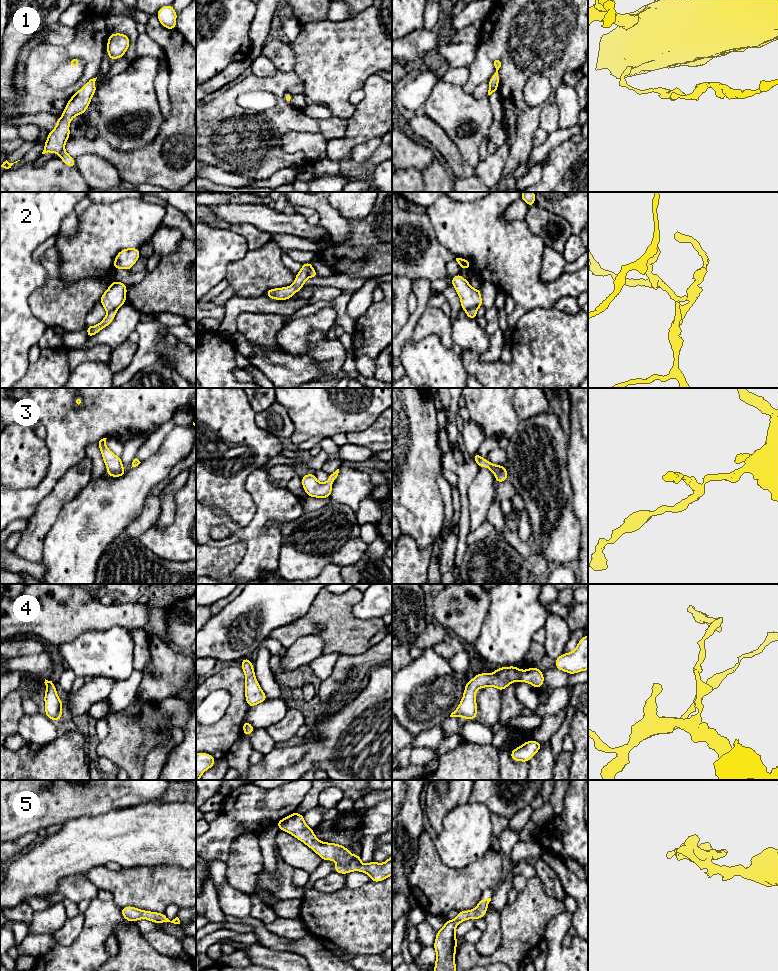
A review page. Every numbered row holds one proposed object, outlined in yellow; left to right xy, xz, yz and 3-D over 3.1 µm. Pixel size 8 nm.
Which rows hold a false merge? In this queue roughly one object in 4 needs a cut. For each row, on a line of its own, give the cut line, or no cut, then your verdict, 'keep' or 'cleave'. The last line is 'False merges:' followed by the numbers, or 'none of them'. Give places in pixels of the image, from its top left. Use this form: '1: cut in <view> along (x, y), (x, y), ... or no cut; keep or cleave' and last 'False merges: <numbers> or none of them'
1: no cut; keep
2: cut in xz along (312, 267), (308, 272), (310, 276); cleave
3: no cut; keep
4: no cut; keep
5: no cut; keep
False merges: 2

